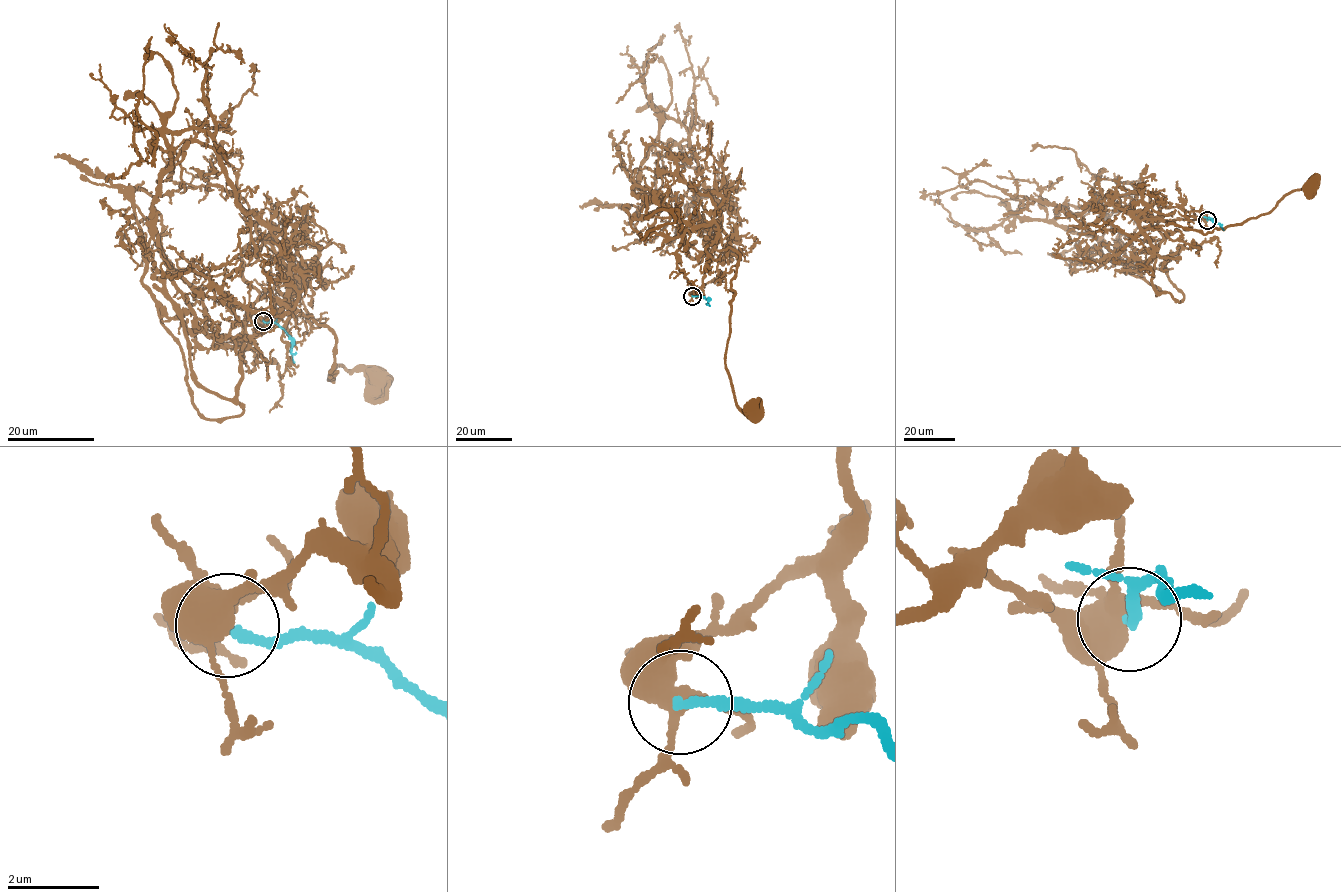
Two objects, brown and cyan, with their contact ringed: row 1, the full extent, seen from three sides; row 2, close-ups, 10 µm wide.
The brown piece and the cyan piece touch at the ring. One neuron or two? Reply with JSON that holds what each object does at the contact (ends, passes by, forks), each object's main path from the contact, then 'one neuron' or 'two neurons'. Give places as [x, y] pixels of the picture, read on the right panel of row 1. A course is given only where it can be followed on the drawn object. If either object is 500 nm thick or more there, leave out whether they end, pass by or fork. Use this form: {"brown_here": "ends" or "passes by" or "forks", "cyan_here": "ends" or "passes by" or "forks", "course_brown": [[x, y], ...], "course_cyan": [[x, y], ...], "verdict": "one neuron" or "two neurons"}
{"brown_here": "forks", "cyan_here": "ends", "course_brown": [[1207, 219], [1163, 220], [1205, 234], [1266, 214], [1285, 195], [1310, 183]], "course_cyan": [[1207, 220], [1209, 217], [1223, 230]], "verdict": "two neurons"}

